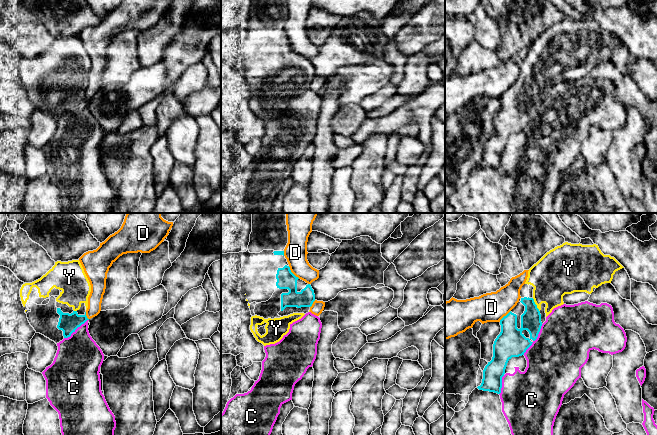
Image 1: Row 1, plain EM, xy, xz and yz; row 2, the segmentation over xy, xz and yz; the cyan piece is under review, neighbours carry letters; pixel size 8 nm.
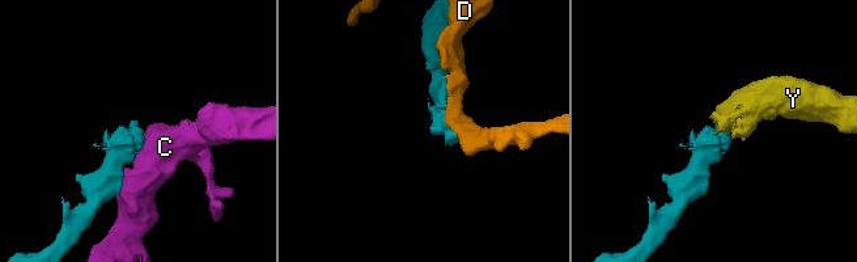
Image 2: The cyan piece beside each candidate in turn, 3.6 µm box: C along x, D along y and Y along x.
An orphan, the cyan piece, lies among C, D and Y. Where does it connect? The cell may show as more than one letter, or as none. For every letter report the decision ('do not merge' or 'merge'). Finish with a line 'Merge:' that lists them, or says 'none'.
C: do not merge
D: do not merge
Y: merge
Merge: Y

